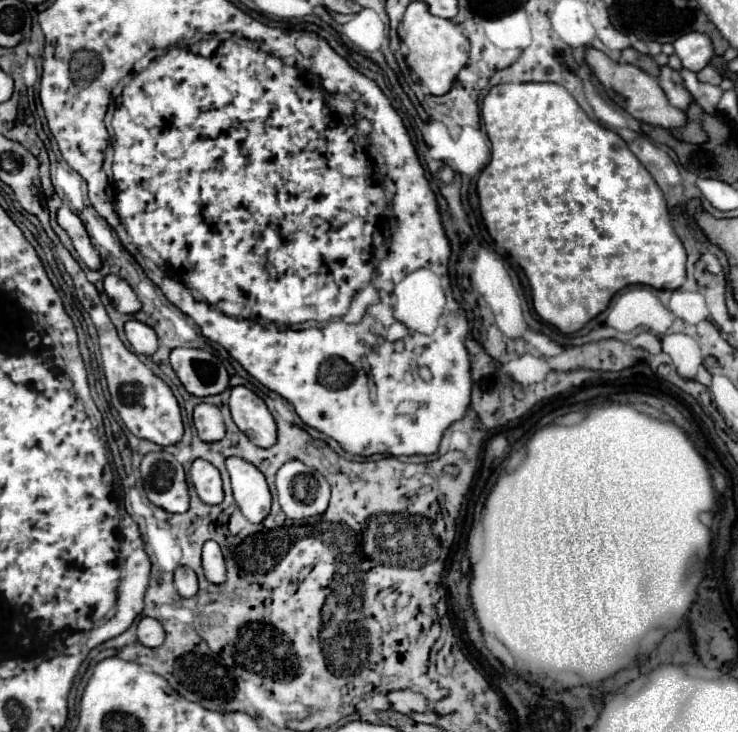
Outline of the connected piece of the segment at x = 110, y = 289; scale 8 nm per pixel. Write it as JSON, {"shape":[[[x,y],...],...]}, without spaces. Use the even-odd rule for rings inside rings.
{"shape":[[[106,275],[104,277],[104,291],[110,297],[110,301],[114,303],[116,311],[126,313],[126,315],[134,315],[140,309],[140,301],[138,301],[136,293],[122,277]]]}

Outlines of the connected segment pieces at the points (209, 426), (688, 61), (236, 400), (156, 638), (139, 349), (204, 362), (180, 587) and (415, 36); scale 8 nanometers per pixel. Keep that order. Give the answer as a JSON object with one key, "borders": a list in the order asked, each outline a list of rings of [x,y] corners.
{"borders":[[[[210,403],[196,405],[194,425],[196,425],[196,431],[198,431],[200,439],[206,441],[206,443],[214,443],[214,441],[222,439],[222,435],[224,435],[222,415],[220,415],[216,405],[210,405]]],[[[696,31],[686,33],[680,39],[676,39],[674,49],[682,65],[690,71],[702,71],[714,57],[714,47],[712,47],[710,37]]],[[[232,387],[230,413],[238,429],[258,447],[272,447],[276,443],[276,423],[266,403],[246,387]]],[[[142,617],[138,623],[138,641],[144,647],[160,647],[164,643],[164,629],[152,617]]],[[[136,319],[126,321],[124,333],[126,333],[126,339],[130,341],[130,345],[136,353],[152,355],[158,349],[158,337],[156,337],[154,329],[140,323],[140,321],[136,321]]],[[[174,349],[170,351],[170,365],[190,395],[210,397],[228,387],[228,373],[224,365],[202,349]]],[[[178,567],[174,571],[174,587],[182,597],[192,597],[198,591],[196,573],[190,567]]],[[[414,1],[406,9],[402,27],[406,31],[404,43],[408,47],[406,59],[408,59],[410,69],[430,89],[432,95],[446,95],[454,87],[458,71],[468,61],[468,51],[470,51],[468,39],[462,35],[462,31],[450,19],[442,19],[442,17],[432,15],[424,1]]]]}

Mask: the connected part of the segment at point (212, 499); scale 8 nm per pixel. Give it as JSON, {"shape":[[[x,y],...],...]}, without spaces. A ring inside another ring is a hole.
{"shape":[[[196,459],[190,469],[192,485],[198,493],[198,497],[208,505],[218,505],[224,499],[222,491],[222,479],[218,469],[212,463],[206,463],[204,459]]]}

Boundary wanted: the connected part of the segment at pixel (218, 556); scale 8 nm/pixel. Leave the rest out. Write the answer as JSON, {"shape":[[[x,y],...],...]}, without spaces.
{"shape":[[[206,541],[202,547],[202,567],[204,567],[204,575],[210,583],[224,583],[226,581],[226,565],[224,565],[224,557],[222,551],[218,547],[218,543],[214,541]]]}

